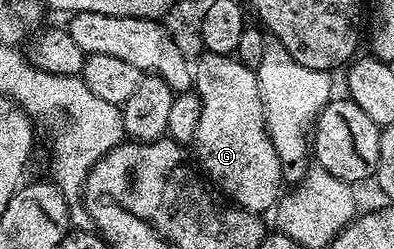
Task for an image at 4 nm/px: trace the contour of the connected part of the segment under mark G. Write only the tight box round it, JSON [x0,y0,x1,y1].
[192,51,284,214]

